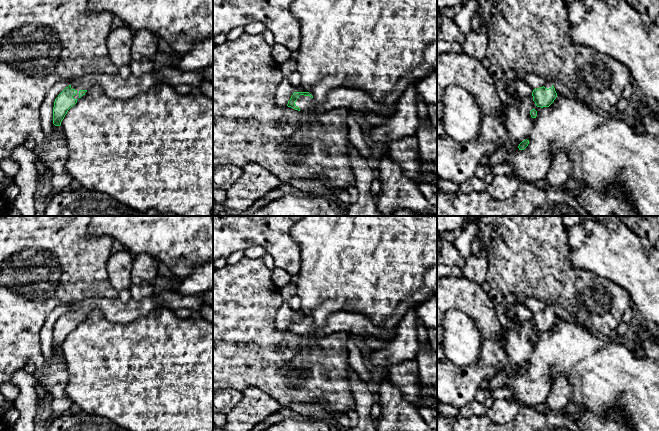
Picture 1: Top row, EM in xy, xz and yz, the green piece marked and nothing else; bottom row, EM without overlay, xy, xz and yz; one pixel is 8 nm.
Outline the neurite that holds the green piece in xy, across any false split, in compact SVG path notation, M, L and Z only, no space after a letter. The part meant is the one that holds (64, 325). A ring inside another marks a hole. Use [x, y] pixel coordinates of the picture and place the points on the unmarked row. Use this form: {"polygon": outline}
{"polygon": "M89 298L73 305L55 323L53 331L53 348L60 350L68 334L73 331L92 310L100 310L112 322L130 322L139 317L151 314L162 305L152 298L131 299L122 303L118 298Z"}

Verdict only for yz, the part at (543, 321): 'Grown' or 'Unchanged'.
Grown

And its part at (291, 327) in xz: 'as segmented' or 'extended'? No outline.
extended

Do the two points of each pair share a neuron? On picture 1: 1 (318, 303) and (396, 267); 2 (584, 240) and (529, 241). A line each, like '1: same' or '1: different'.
1: same
2: different

